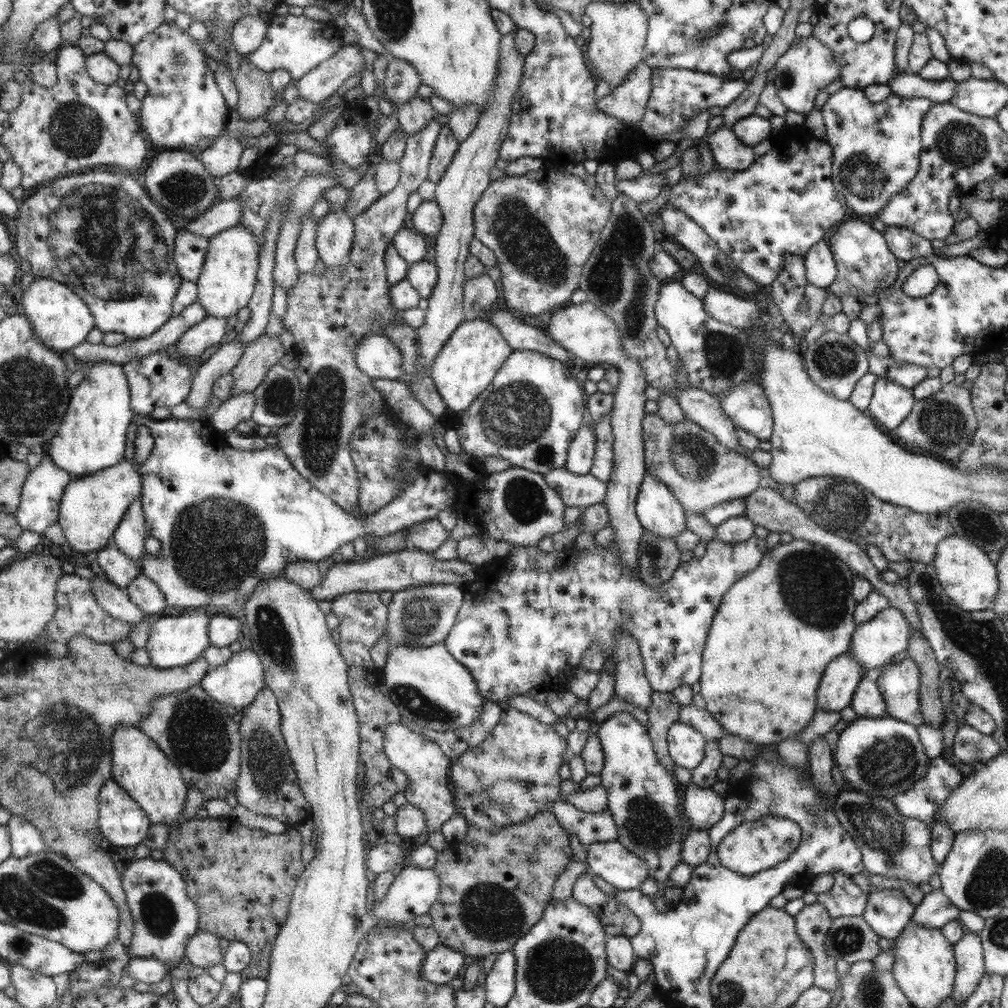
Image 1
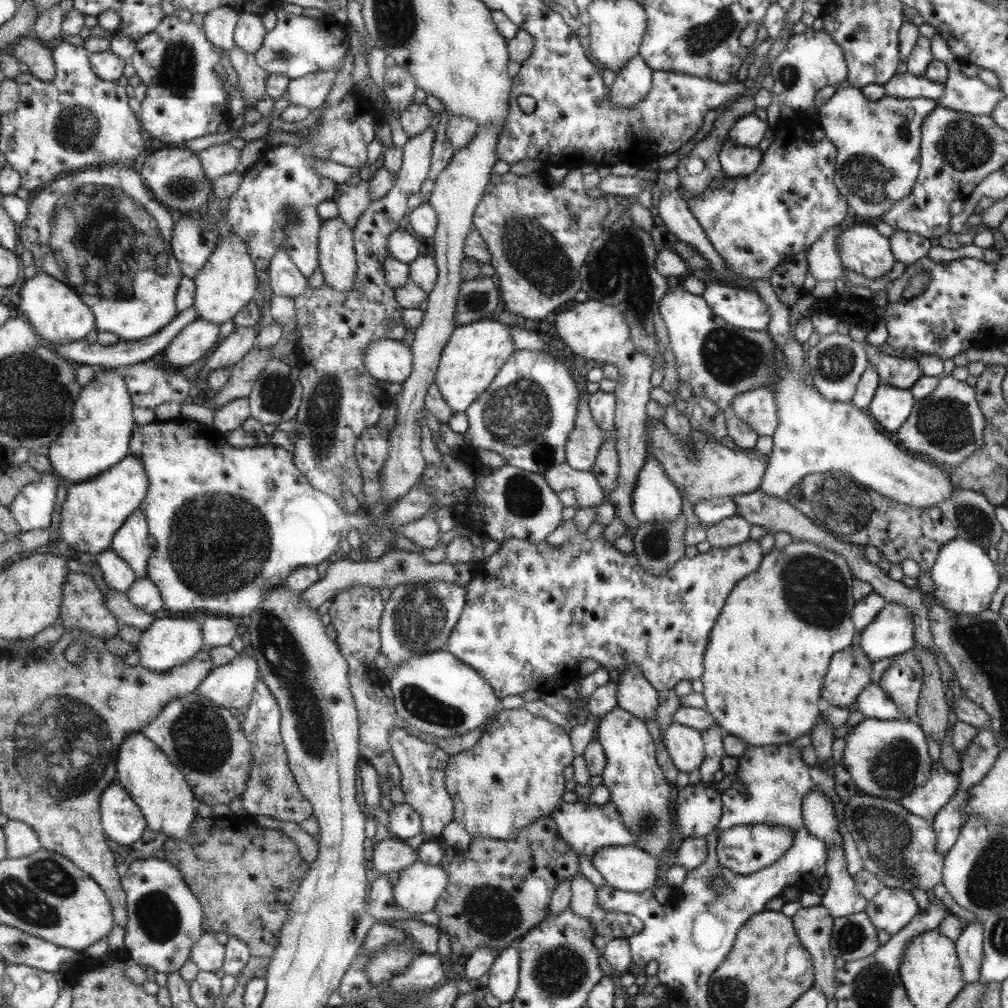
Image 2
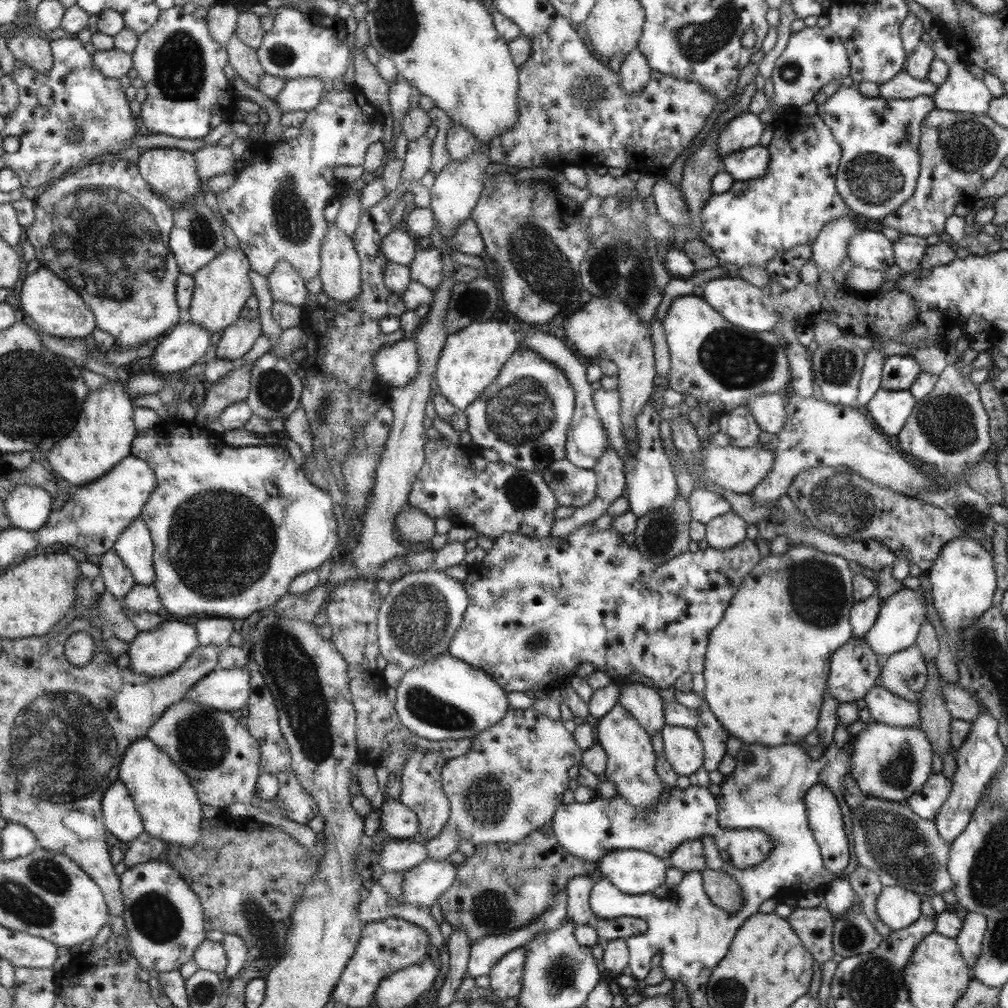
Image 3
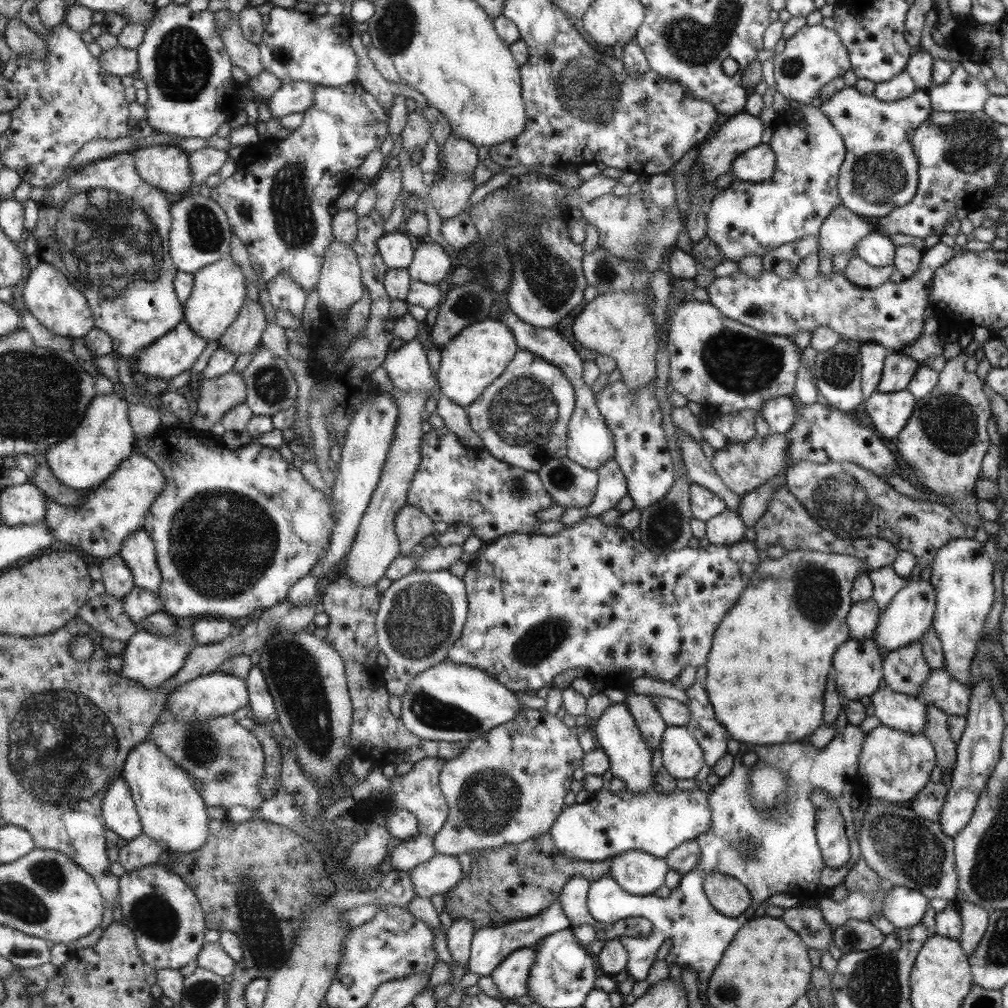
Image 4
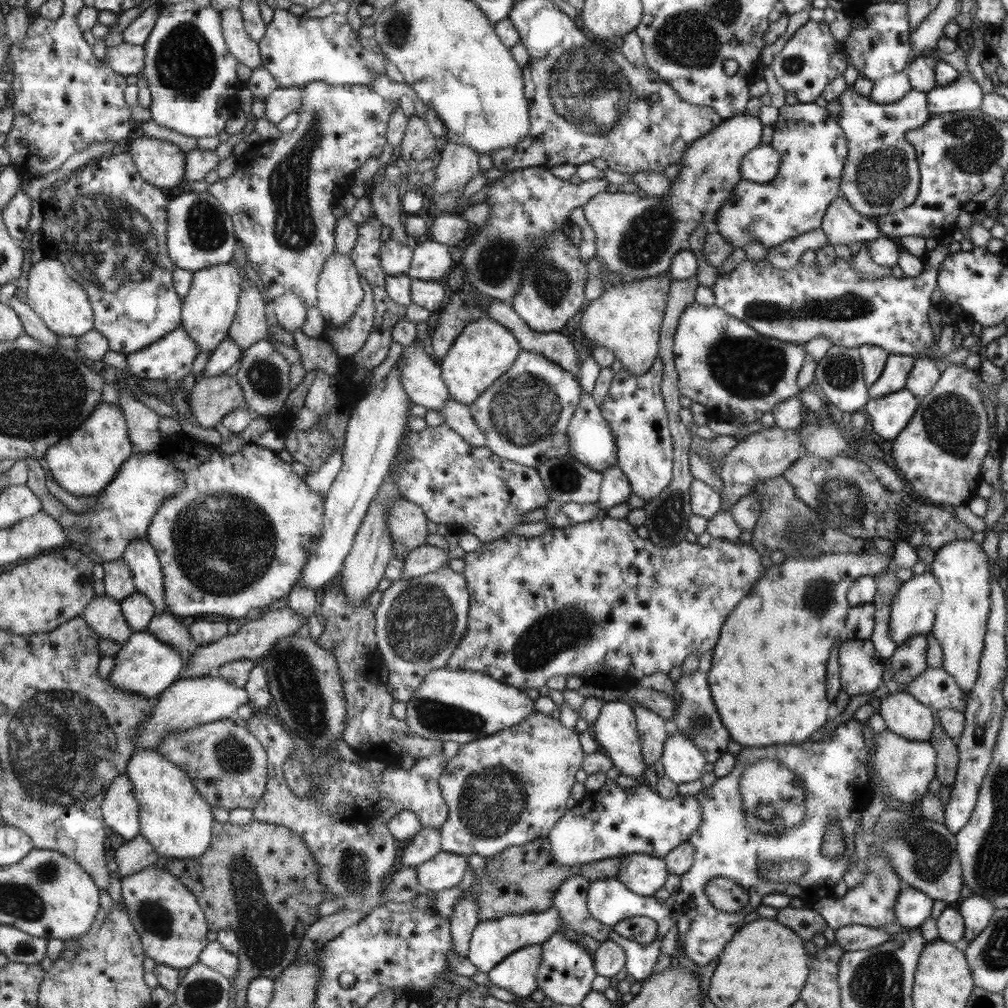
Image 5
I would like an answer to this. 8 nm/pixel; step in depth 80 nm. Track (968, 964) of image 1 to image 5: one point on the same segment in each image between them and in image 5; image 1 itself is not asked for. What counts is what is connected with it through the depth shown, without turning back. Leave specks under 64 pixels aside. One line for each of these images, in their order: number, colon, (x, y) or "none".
2: (968, 945)
3: (969, 940)
4: (974, 920)
5: (975, 912)

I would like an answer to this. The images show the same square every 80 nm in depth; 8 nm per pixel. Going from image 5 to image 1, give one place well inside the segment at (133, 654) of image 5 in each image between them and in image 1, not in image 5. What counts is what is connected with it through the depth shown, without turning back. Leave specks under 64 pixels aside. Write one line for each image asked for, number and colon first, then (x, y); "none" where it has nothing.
1: (176, 641)
2: (168, 643)
3: (159, 652)
4: (151, 660)

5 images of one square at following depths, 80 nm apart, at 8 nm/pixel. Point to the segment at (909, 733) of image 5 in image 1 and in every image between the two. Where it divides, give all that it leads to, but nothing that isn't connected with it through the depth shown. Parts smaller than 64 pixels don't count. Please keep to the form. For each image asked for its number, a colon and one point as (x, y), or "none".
1: (867, 702)
2: (873, 703)
3: (883, 706)
4: (899, 711)

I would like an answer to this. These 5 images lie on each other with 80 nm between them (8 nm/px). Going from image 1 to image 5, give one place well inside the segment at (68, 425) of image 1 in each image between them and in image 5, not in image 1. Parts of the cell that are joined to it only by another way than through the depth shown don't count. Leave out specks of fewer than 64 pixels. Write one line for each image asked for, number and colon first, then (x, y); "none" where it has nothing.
2: (98, 438)
3: (104, 436)
4: (106, 438)
5: (85, 463)

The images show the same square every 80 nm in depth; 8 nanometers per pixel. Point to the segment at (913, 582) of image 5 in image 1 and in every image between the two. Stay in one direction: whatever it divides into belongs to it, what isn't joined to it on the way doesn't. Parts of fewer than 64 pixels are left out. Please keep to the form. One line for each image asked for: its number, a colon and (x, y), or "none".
1: (875, 642)
2: (892, 633)
3: (901, 614)
4: (904, 620)

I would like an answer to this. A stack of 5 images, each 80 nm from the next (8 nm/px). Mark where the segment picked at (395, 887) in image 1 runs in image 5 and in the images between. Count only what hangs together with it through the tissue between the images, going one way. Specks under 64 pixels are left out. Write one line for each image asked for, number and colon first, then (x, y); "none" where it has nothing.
2: (419, 888)
3: (427, 882)
4: (437, 876)
5: (445, 870)

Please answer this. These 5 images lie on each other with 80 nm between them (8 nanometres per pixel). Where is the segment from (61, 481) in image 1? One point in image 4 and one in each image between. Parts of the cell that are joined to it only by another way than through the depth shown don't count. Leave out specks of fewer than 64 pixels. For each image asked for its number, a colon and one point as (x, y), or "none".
2: (33, 509)
3: (29, 507)
4: (25, 503)

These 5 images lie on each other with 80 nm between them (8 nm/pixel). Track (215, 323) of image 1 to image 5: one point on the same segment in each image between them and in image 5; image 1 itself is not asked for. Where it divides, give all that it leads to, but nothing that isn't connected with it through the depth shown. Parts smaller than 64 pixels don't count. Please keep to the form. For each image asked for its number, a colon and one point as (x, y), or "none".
2: (194, 340)
3: (187, 342)
4: (171, 355)
5: (172, 358)

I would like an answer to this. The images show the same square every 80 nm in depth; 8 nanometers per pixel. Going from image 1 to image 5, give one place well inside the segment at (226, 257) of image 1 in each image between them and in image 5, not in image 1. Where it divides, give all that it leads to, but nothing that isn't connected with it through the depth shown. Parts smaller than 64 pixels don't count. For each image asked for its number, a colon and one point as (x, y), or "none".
2: (229, 281)
3: (222, 287)
4: (220, 290)
5: (209, 310)

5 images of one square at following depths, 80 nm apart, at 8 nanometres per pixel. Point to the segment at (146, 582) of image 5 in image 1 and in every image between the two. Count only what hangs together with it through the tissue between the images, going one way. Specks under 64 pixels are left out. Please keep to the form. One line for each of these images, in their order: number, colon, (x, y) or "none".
1: (130, 537)
2: (130, 542)
3: (135, 546)
4: (139, 550)

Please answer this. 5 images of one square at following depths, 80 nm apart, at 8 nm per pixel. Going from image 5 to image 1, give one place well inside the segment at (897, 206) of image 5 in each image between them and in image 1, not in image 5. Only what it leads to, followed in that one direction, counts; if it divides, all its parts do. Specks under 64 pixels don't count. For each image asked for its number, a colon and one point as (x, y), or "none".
1: (875, 147)
2: (877, 143)
3: (879, 139)
4: (880, 171)

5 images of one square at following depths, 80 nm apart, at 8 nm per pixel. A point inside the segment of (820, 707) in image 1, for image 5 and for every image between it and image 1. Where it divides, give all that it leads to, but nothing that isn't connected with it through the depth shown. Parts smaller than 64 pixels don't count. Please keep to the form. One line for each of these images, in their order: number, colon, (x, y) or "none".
2: (849, 670)
3: (854, 668)
4: (858, 667)
5: (860, 668)

